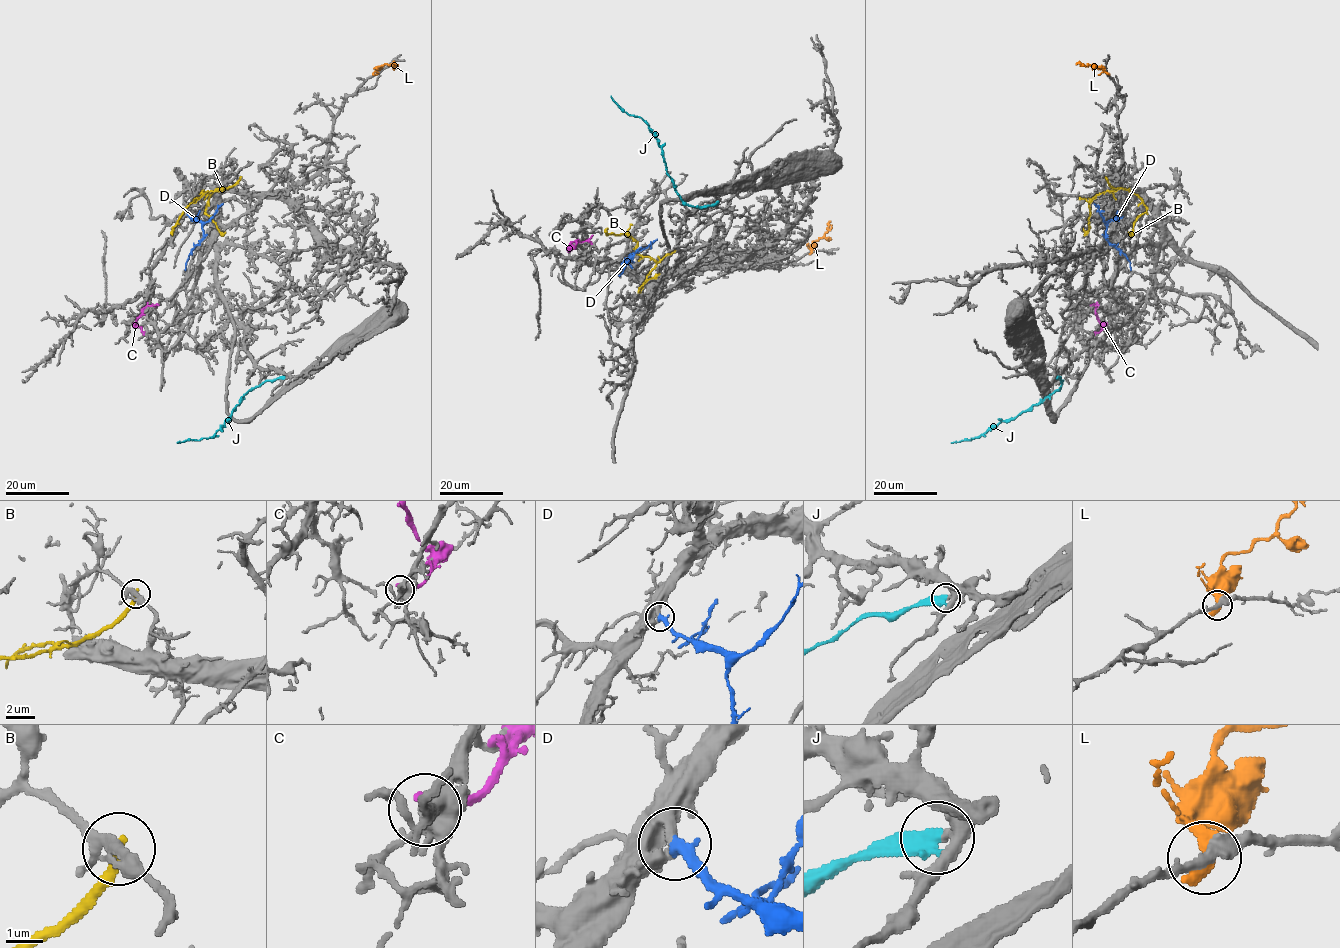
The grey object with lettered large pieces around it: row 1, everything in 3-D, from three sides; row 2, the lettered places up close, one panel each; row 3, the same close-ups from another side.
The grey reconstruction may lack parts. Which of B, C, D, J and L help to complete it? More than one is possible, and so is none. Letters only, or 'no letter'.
D

